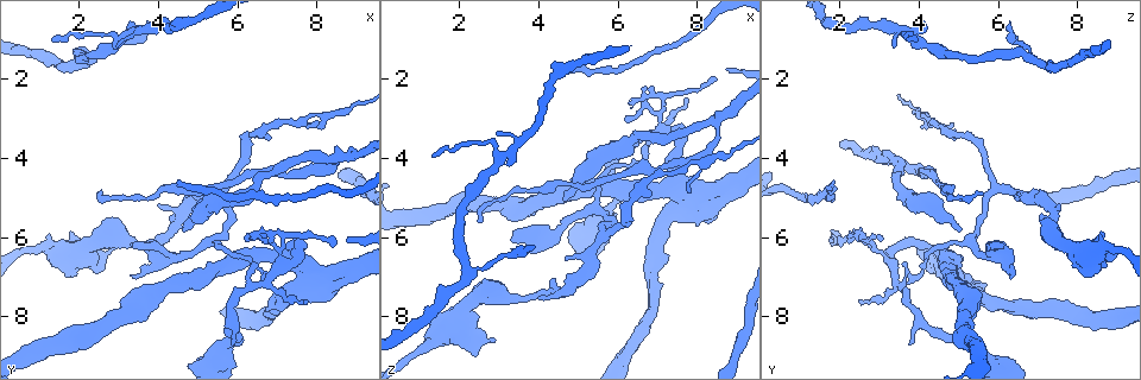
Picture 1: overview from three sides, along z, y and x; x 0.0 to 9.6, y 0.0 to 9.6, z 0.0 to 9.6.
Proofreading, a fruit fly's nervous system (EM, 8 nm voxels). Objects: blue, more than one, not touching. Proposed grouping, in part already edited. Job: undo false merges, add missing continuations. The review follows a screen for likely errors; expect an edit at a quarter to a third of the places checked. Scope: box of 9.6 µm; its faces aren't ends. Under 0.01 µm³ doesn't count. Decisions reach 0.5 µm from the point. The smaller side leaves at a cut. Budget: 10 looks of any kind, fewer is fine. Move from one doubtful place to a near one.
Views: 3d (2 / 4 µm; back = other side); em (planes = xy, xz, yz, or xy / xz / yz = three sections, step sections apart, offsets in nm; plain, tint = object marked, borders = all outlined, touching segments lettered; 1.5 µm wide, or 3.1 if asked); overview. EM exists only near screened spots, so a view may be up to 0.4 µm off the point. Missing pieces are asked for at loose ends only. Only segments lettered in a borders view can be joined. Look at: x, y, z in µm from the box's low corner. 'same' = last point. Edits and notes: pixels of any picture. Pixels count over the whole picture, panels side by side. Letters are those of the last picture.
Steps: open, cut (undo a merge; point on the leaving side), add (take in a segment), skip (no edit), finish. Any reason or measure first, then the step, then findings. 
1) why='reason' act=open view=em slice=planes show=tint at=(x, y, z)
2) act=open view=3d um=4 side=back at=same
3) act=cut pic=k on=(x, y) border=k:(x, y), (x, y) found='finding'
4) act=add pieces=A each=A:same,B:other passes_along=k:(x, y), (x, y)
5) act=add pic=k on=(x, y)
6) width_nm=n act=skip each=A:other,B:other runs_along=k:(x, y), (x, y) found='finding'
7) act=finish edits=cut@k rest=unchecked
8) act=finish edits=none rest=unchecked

why='four-way junction' act=open view=em slice=planes show=borders at=(6.80, 7.10, 3.45)

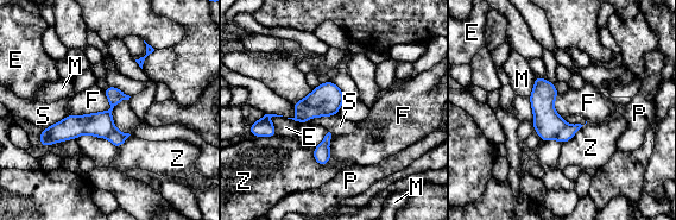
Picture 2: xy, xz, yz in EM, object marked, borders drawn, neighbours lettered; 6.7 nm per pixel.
act=cut pic=2 on=(568, 131) each=E:other,F:other,M:other,P:other,S:other,Z:other border=2:(566, 124), (553, 138) found='a second neuron is stuck on'

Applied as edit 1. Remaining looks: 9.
why='end of a long branch' act=open view=3d um=2 at=(2.50, 4.90, 5.65)

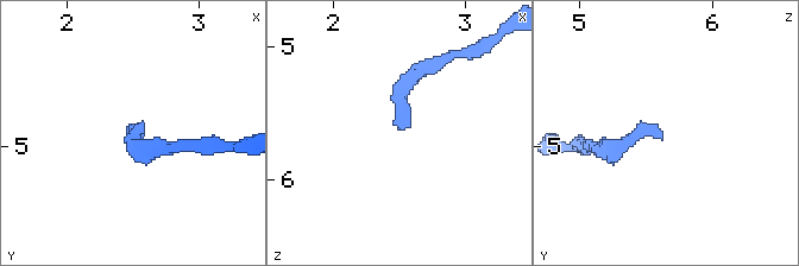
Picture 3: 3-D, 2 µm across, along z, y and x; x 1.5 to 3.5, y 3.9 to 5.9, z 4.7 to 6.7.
why='shape alone is not enough' act=open view=em slice=planes show=borders at=(2.52, 4.90, 5.64)

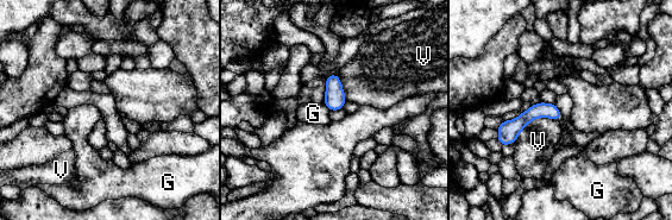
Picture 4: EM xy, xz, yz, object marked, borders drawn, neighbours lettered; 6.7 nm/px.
longest_contact=V:320nm act=skip each=G:other,V:other border=4:(324, 102), (330, 110) found='no lettered segment goes on from it'

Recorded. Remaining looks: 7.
act=open view=overview

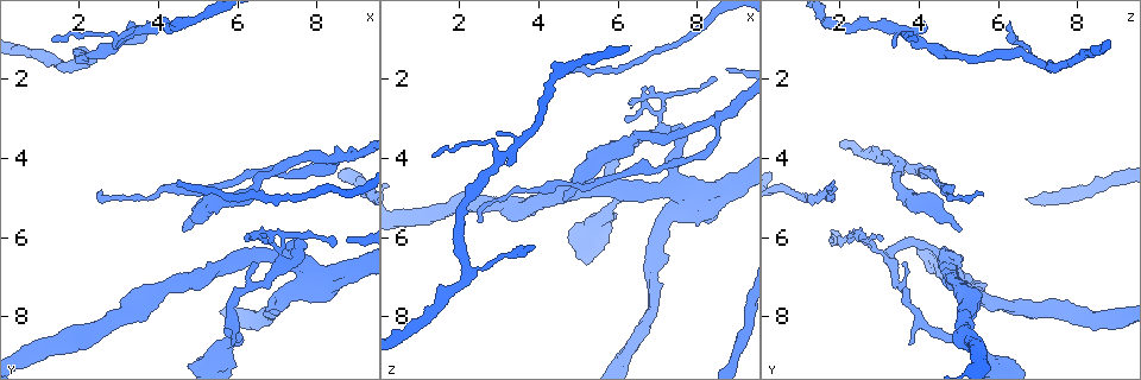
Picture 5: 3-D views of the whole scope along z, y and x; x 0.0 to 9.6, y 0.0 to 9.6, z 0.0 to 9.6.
why='long arm stops here' act=open view=em slice=xy step=4 show=borders at=(4.45, 4.60, 1.85)

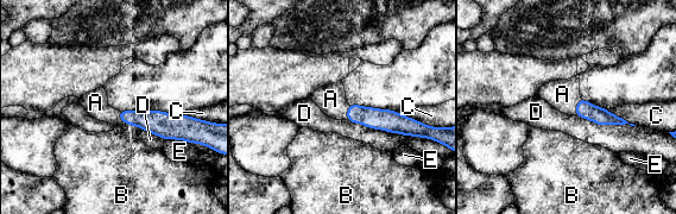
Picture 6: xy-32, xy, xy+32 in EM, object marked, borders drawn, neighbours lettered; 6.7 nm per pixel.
why='cut it another way' act=open view=em slice=planes show=borders at=same

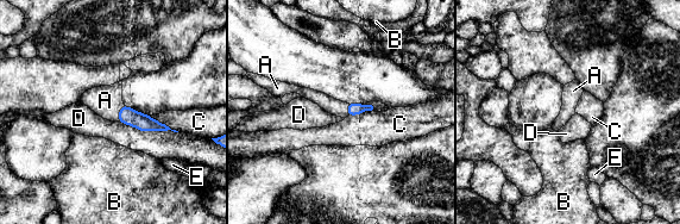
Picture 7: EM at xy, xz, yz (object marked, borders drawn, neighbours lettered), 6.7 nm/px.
act=add pieces=A each=A:same,B:other,C:other,D:other,E:other found='it goes on there'

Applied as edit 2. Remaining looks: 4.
act=finish edits=cut@2,add@7 rest=unchecked

